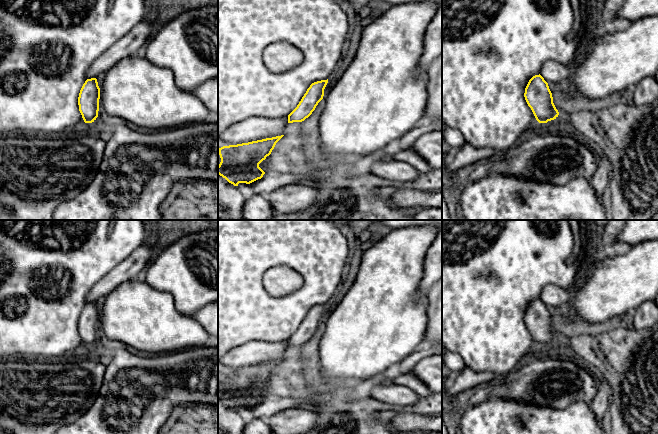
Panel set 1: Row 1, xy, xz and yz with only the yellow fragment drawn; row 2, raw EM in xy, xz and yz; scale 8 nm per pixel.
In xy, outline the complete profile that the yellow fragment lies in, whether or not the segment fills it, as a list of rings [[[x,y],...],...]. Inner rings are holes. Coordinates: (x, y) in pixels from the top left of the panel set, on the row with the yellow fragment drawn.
[[[87,79],[78,97],[79,111],[85,123],[92,123],[98,117],[99,99],[100,88],[97,79]]]

